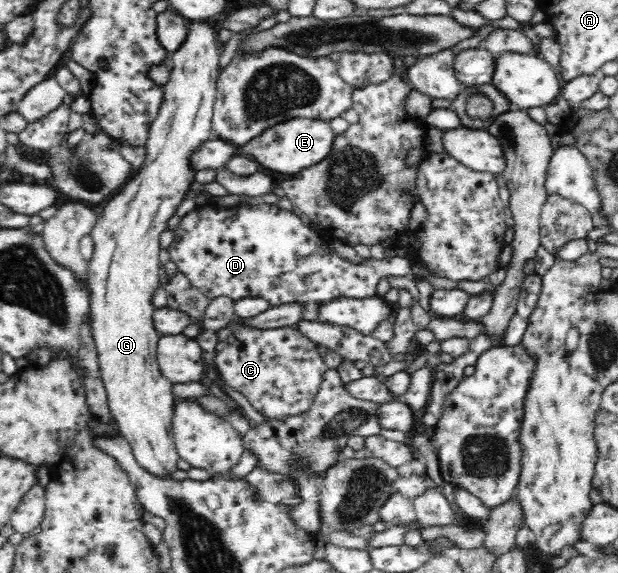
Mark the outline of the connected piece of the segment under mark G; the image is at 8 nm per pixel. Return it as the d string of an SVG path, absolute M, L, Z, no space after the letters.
M223 16L218 18L212 17L212 19L202 19L202 21L190 20L188 21L188 29L185 34L184 41L180 43L180 47L177 47L176 51L170 53L169 63L171 64L170 73L168 75L168 81L163 85L164 90L164 103L163 107L160 108L159 114L156 116L156 119L151 123L151 128L149 129L149 136L147 144L145 145L146 154L145 162L136 170L129 178L129 180L123 185L123 187L118 191L110 201L108 201L102 208L100 208L95 227L92 228L91 236L94 240L94 253L92 259L88 262L88 273L90 273L90 285L88 287L89 295L89 307L90 313L92 315L92 325L91 325L91 335L94 339L94 345L97 352L97 361L99 364L99 376L106 388L106 395L108 398L108 405L110 413L114 419L114 422L118 425L119 433L124 436L126 442L133 449L133 454L137 464L143 469L163 477L170 477L170 475L175 472L177 468L177 462L180 457L176 453L176 446L173 441L173 428L172 420L173 413L175 410L175 399L176 396L172 393L173 383L162 376L160 372L158 363L157 363L157 354L156 354L156 343L160 335L156 332L156 329L153 325L153 314L156 309L151 302L153 298L154 291L156 291L160 286L159 273L162 271L160 269L161 264L158 260L158 253L161 250L160 247L160 234L167 229L167 222L175 215L176 209L181 205L181 202L185 201L186 193L189 191L191 184L194 182L193 175L194 170L190 170L190 164L188 164L188 157L190 153L204 141L212 140L212 128L211 128L211 119L213 115L213 106L215 100L215 88L218 81L219 75L221 74L220 66L220 55L222 52L222 43L217 37L217 33L220 29L220 23Z

